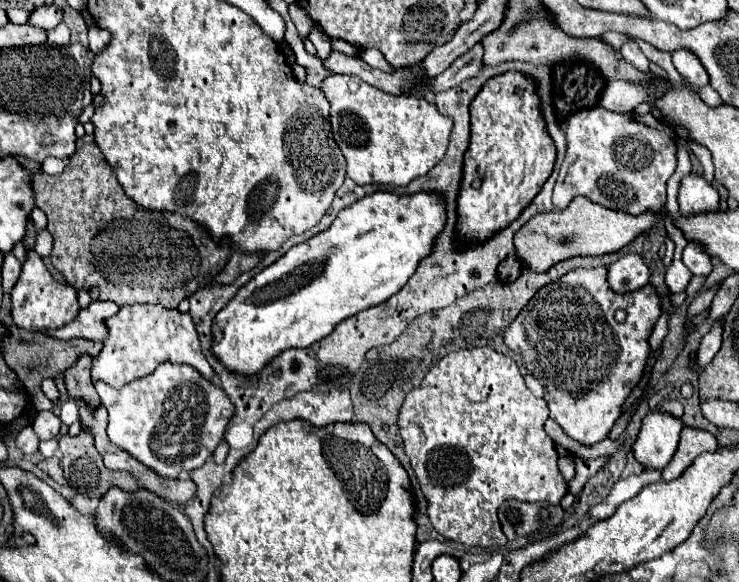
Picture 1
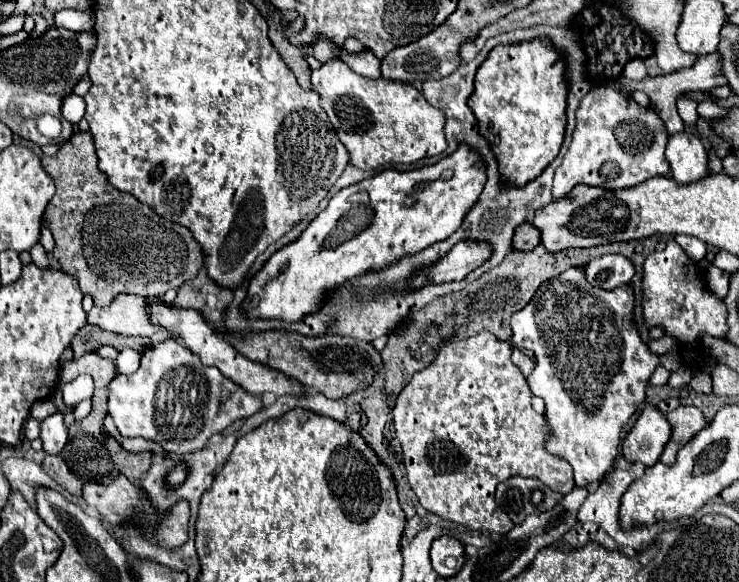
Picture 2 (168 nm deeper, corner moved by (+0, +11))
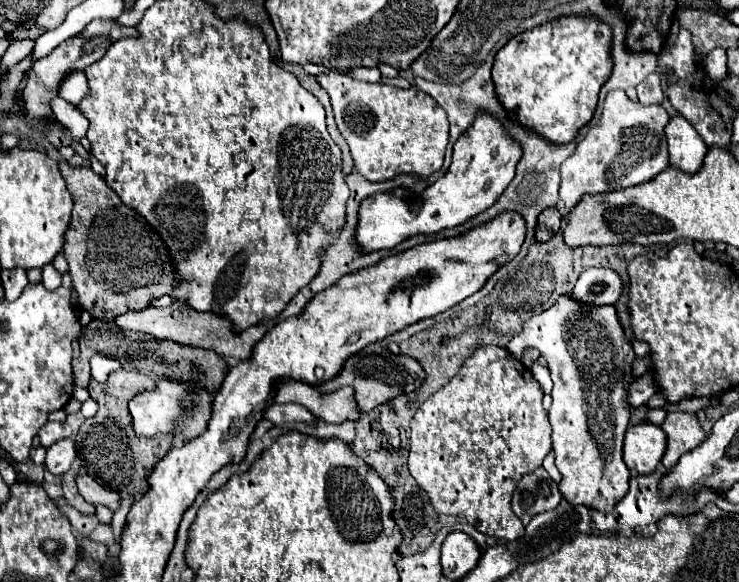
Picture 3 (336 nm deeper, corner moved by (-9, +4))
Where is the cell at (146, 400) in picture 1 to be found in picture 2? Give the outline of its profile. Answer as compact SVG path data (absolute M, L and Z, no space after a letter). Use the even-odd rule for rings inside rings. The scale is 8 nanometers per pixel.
M171 339L147 349L141 355L141 365L133 375L123 375L117 371L117 377L113 377L113 383L109 383L109 415L113 417L119 433L123 437L145 437L159 443L163 449L167 449L167 453L177 455L195 453L207 447L215 433L221 433L239 419L251 417L253 413L261 411L261 407L259 397L249 395L245 389L223 377L217 367L203 365L197 355L189 353L189 349Z

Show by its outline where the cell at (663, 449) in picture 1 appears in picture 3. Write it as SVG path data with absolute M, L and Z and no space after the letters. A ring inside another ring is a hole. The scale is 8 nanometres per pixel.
M642 422L628 428L624 438L624 462L638 474L650 474L656 470L666 450L666 434L660 426Z

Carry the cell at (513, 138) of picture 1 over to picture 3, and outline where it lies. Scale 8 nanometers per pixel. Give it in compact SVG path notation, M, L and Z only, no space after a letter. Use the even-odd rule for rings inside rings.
M560 16L512 36L496 54L492 80L500 102L514 120L554 144L566 144L584 124L590 122L600 88L610 78L612 66L612 28L608 24L602 24L596 16Z

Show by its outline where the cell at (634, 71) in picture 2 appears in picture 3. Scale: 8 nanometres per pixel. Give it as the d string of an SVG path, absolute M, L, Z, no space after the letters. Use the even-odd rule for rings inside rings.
M650 74L646 76L644 84L638 84L636 86L638 90L638 102L648 106L648 104L660 104L662 98L664 98L664 90L662 90L662 78L660 74Z

